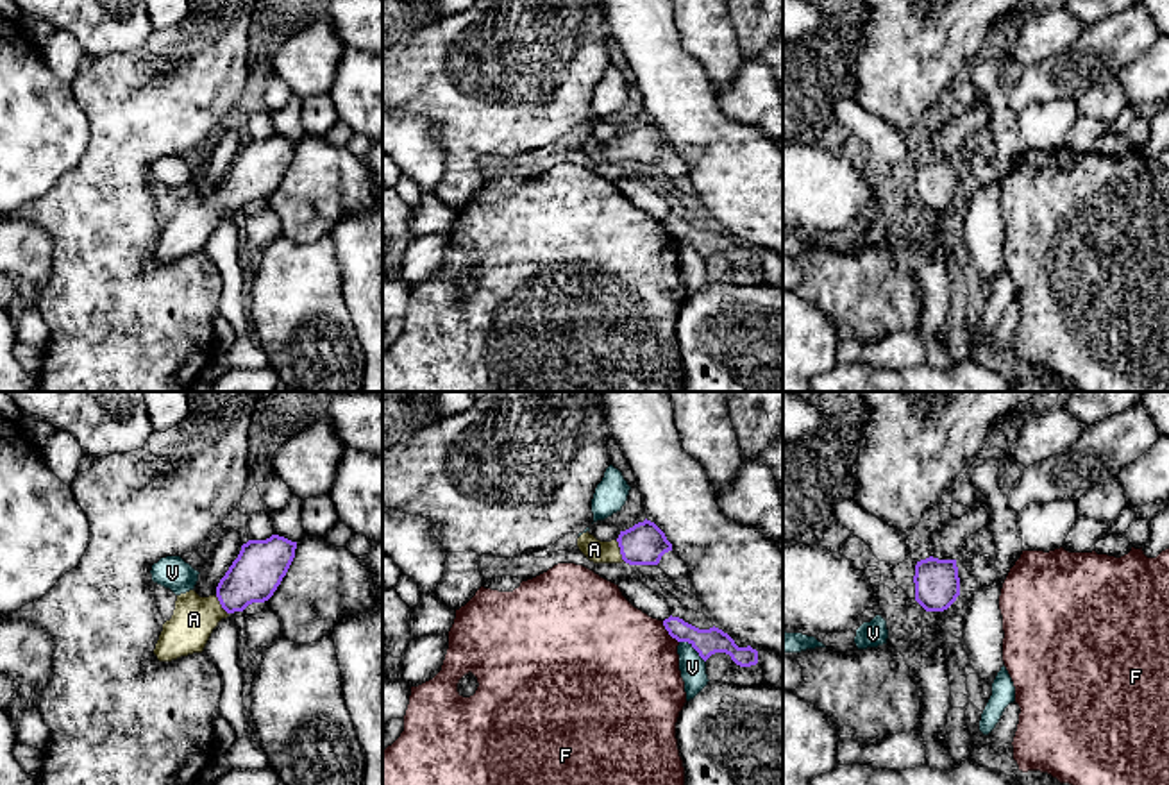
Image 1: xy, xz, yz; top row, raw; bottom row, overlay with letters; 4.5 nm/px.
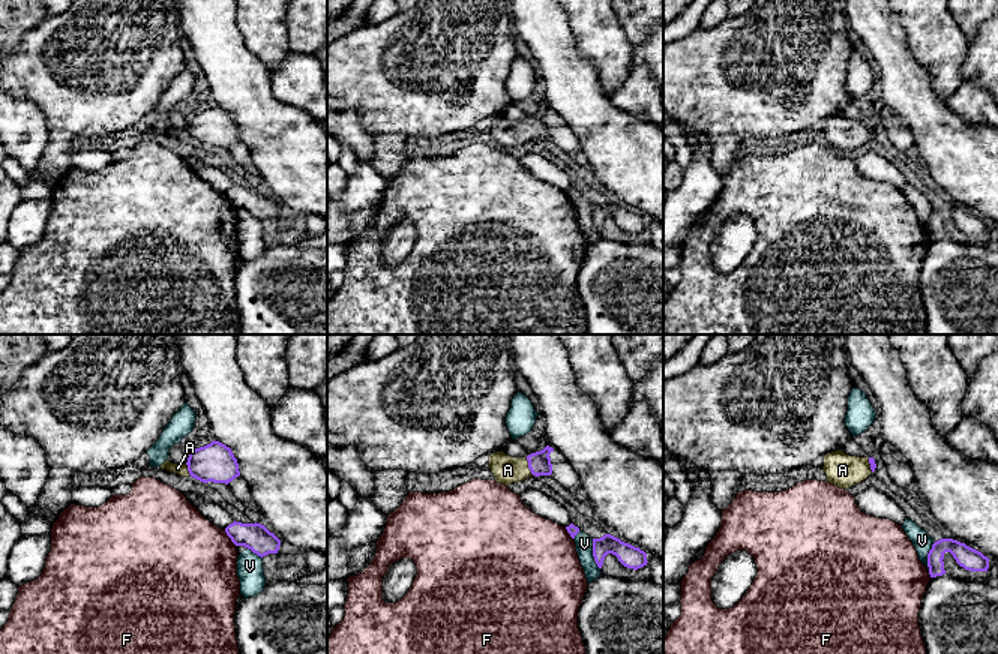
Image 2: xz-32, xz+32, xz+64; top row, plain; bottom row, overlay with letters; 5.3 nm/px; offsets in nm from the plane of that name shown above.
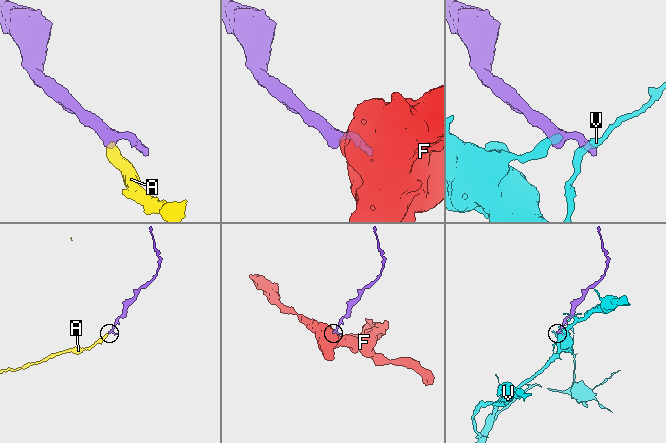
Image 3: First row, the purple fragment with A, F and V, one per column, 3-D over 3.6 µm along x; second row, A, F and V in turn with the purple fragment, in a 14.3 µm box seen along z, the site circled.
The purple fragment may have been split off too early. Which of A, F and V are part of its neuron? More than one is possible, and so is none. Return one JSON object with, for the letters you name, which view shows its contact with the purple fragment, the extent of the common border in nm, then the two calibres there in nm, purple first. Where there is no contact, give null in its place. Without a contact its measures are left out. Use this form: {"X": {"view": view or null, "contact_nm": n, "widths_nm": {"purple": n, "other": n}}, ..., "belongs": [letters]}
{"A": {"view": "xz", "contact_nm": 100, "widths_nm": {"purple": 190, "other": 100}}, "belongs": ["A"]}

